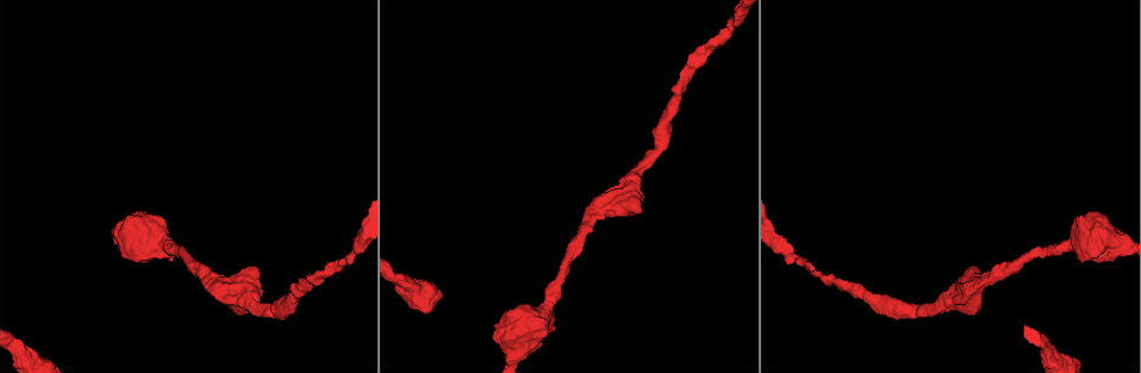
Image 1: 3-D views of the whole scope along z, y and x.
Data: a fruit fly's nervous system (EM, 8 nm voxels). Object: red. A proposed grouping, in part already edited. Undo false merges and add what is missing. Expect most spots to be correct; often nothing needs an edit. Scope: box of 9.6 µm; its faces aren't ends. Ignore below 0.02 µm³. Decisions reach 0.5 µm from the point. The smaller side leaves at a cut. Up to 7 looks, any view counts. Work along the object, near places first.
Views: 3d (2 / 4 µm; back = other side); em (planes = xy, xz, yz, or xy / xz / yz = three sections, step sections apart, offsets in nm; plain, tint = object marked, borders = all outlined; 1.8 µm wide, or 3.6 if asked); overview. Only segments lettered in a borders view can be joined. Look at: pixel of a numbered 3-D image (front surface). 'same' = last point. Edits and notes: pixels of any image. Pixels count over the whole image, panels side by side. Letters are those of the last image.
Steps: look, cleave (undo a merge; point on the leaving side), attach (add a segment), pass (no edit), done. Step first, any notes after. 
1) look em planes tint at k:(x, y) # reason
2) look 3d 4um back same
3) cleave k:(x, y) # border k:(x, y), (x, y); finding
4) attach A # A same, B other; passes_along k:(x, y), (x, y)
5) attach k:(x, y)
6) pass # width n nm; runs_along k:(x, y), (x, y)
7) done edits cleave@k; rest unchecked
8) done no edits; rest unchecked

look em 3.6um yz step 8 tint at 1:(1071, 245) # sudden change in width

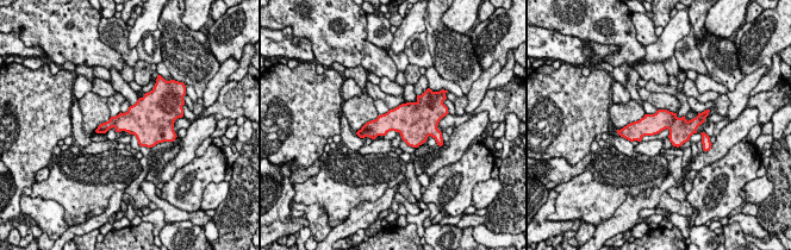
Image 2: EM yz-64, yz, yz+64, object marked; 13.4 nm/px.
look em 3.6um planes borders same

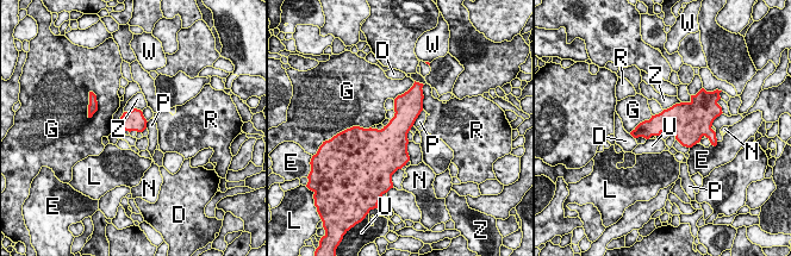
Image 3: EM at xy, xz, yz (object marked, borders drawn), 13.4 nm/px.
pass # D other, E other, G other, L other, N other, P other, R other, U other, W other, Z other; all the same neuron

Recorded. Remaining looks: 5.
look em 3.6um planes borders at 1:(404, 280) # thick turns thin

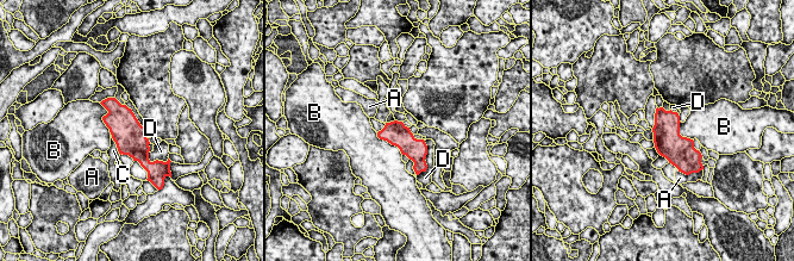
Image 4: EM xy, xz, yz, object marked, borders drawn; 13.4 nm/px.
pass # width 320 nm; longest_contact B 480 nm; A other, B other, C other, D other; continuous, no second neuron

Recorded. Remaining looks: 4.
look em 3.6um planes borders at 1:(263, 309) # thick turns thin

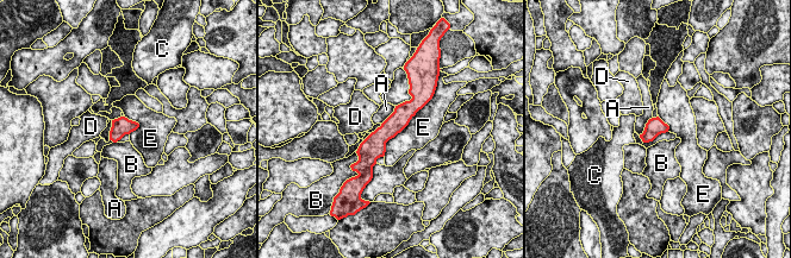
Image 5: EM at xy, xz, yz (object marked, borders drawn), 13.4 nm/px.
pass # longest_contact E 900 nm; A other, B other, C other, D other, E other; runs_along 5:(417, 106), (409, 108), (365, 149); one neuron here

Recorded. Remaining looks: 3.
done no edits; rest unchecked

